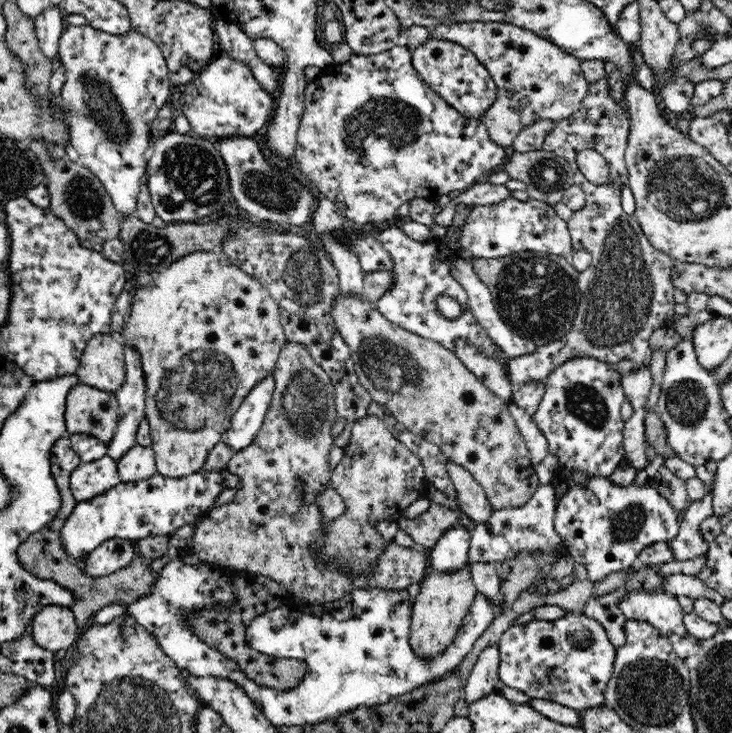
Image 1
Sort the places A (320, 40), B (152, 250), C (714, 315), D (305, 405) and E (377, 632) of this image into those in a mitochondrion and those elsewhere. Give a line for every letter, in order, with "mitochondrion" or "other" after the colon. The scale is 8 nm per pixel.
A: other
B: mitochondrion
C: other
D: mitochondrion
E: other

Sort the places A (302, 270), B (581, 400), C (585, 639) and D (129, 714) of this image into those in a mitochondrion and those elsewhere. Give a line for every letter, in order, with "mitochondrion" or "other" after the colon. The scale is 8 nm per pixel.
A: mitochondrion
B: mitochondrion
C: mitochondrion
D: mitochondrion

